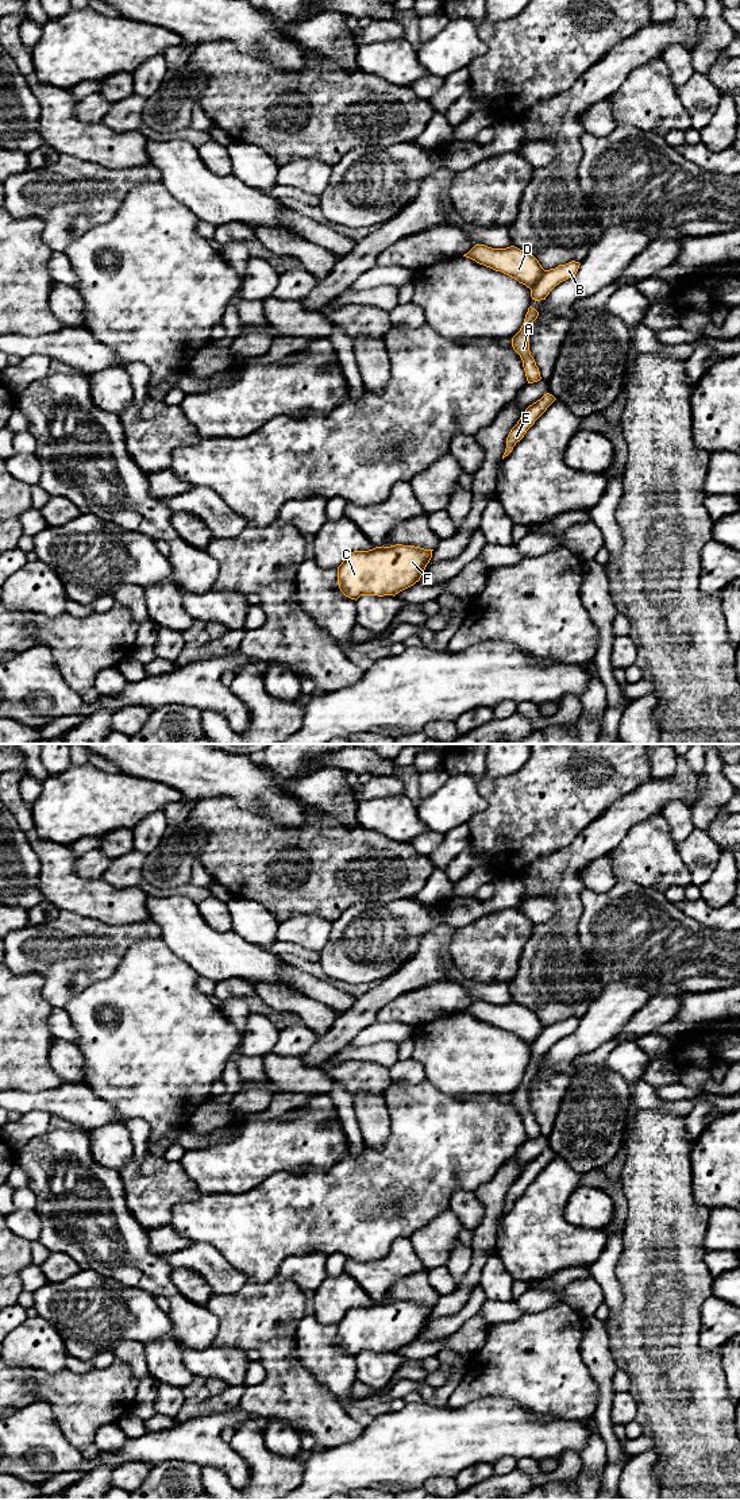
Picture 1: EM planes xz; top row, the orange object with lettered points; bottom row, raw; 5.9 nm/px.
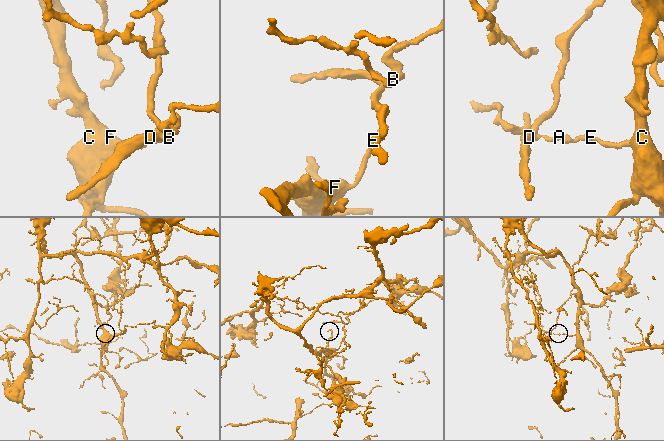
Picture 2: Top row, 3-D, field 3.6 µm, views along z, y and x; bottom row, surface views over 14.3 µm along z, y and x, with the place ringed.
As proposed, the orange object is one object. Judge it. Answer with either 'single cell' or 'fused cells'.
fused cells

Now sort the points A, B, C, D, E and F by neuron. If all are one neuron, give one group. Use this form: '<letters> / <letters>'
A B C E F / D

